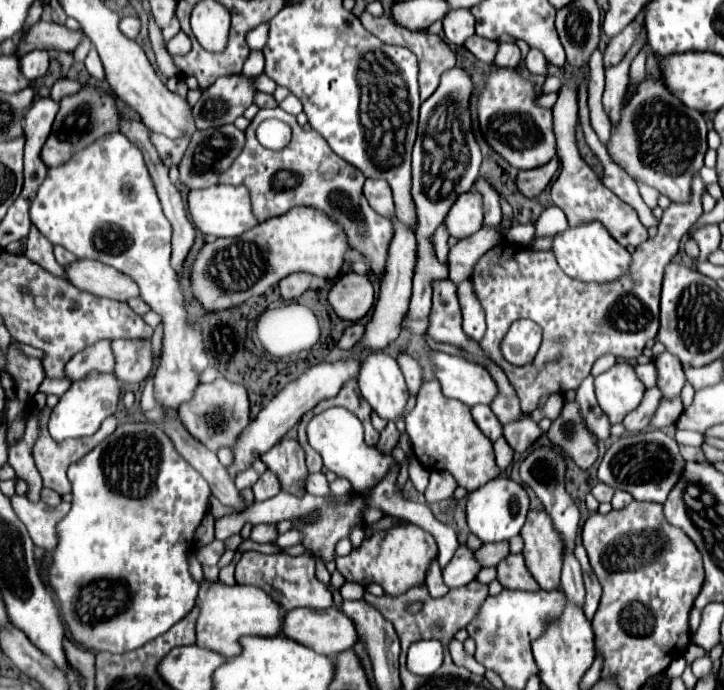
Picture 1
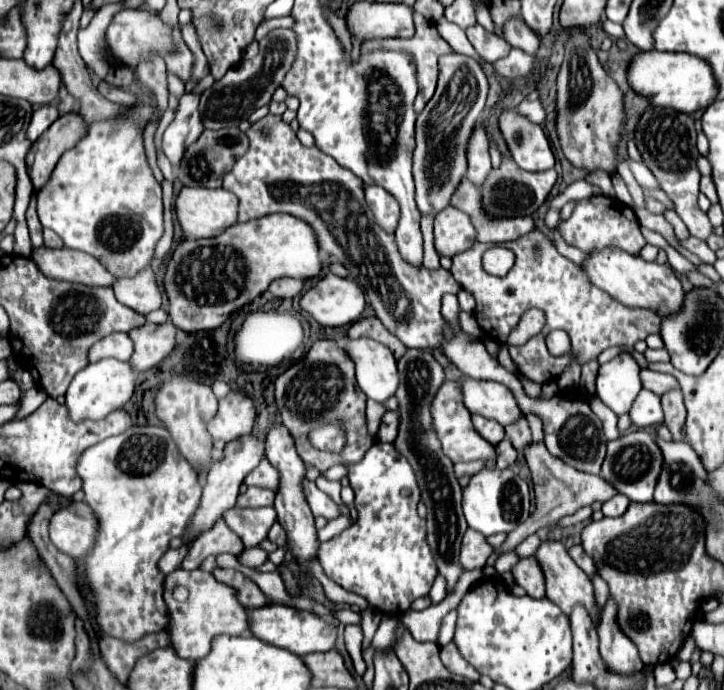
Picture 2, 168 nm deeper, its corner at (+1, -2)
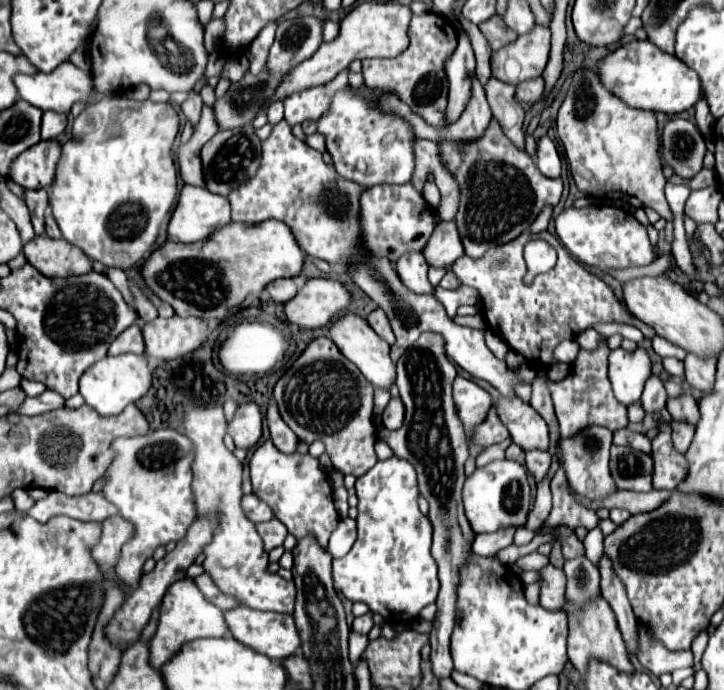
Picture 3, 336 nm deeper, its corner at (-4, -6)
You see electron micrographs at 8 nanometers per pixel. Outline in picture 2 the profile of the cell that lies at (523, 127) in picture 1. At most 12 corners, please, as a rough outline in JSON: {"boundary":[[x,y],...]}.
{"boundary":[[517,110],[499,118],[515,162],[527,172],[555,166],[539,124]]}

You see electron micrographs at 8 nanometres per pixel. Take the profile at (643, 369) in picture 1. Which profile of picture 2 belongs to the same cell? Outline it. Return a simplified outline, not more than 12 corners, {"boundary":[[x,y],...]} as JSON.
{"boundary":[[641,370],[643,388],[663,396],[667,390],[679,390],[671,374]]}

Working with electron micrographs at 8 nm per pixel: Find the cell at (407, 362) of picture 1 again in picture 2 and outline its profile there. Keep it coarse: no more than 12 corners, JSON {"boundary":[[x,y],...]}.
{"boundary":[[367,316],[351,324],[349,338],[373,338],[399,360],[405,346],[379,322]]}

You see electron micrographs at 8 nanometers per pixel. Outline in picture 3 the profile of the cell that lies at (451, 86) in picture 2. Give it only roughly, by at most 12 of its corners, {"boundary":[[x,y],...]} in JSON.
{"boundary":[[466,34],[446,58],[450,84],[444,122],[468,106],[476,58]]}

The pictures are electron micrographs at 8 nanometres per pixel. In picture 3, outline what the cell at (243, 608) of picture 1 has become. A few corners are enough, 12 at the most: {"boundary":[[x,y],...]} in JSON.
{"boundary":[[192,578],[164,594],[152,666],[184,644],[226,636],[224,612]]}

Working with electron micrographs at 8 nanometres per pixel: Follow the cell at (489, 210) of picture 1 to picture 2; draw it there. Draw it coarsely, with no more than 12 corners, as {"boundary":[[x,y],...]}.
{"boundary":[[483,122],[467,146],[467,178],[481,186],[491,172]]}

